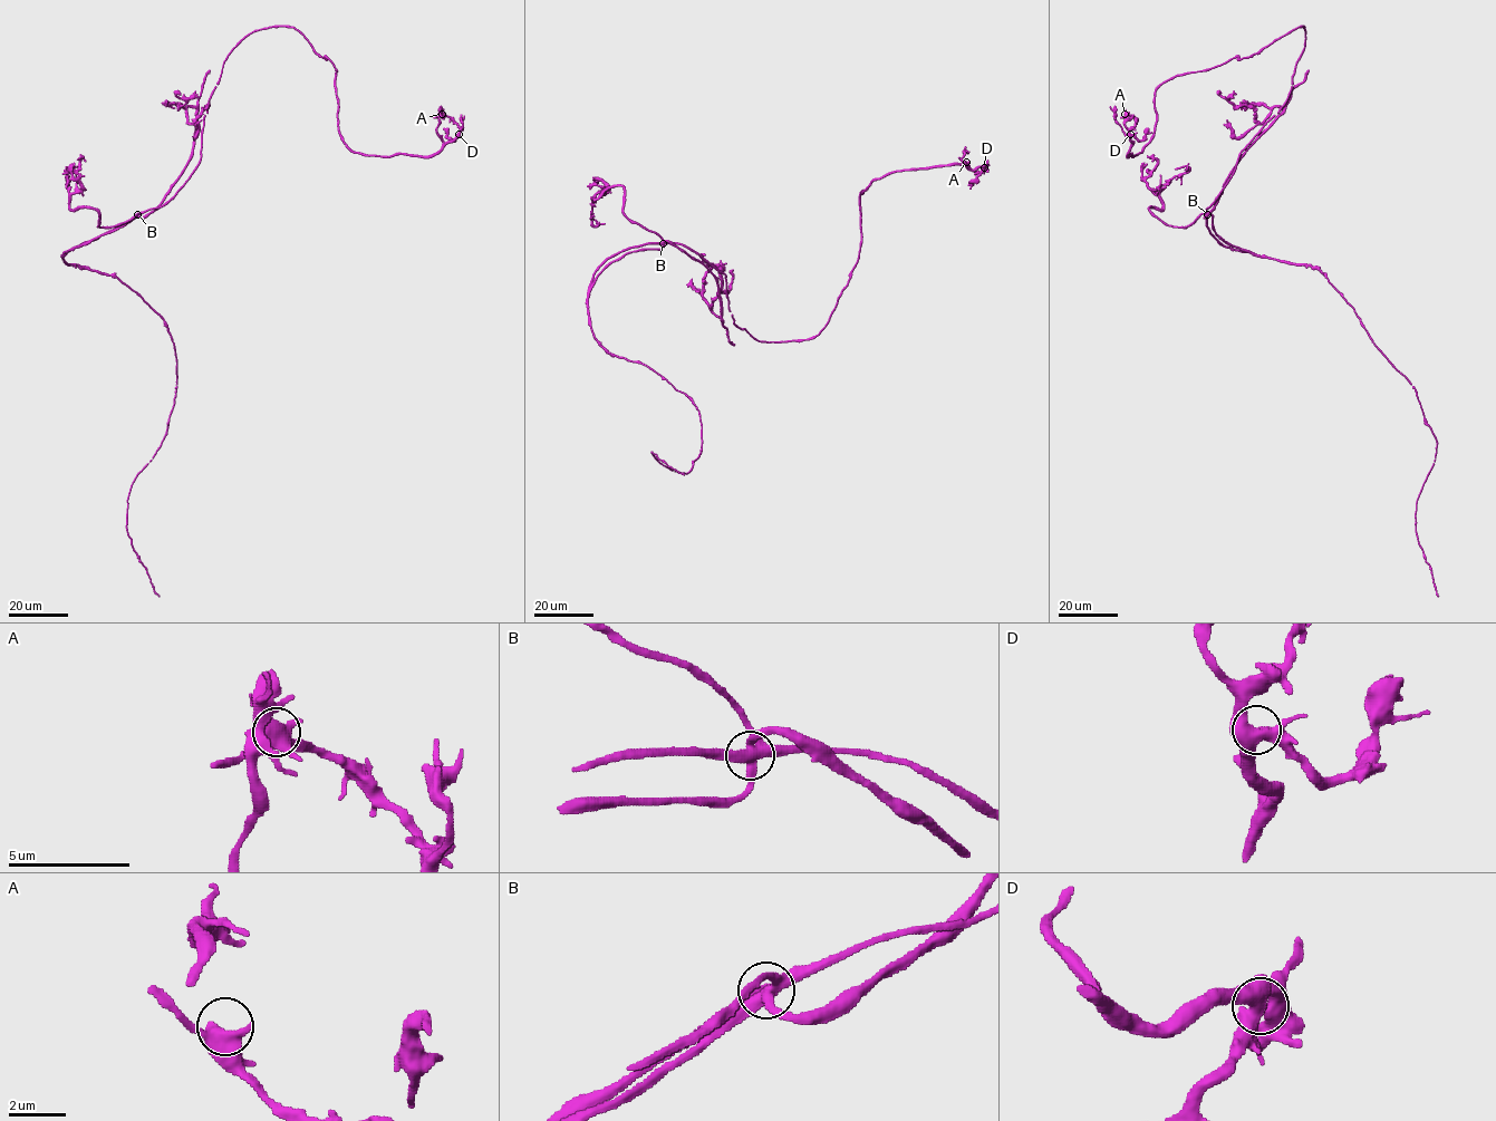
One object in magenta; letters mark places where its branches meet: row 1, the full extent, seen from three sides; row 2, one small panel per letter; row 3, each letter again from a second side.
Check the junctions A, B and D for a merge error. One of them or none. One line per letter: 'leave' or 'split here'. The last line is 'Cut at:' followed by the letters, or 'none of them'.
A: leave
B: split here
D: leave
Cut at: B

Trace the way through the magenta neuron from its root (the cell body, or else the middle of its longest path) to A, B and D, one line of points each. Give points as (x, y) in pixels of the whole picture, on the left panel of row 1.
A: (173, 197), (225, 59), (261, 29), (292, 27), (334, 65), (356, 152), (435, 155), (460, 131), (442, 114)
B: (173, 197), (158, 208), (137, 214)
D: (173, 197), (200, 158), (225, 59), (270, 27), (292, 27), (334, 65), (353, 151), (433, 156), (459, 134)

